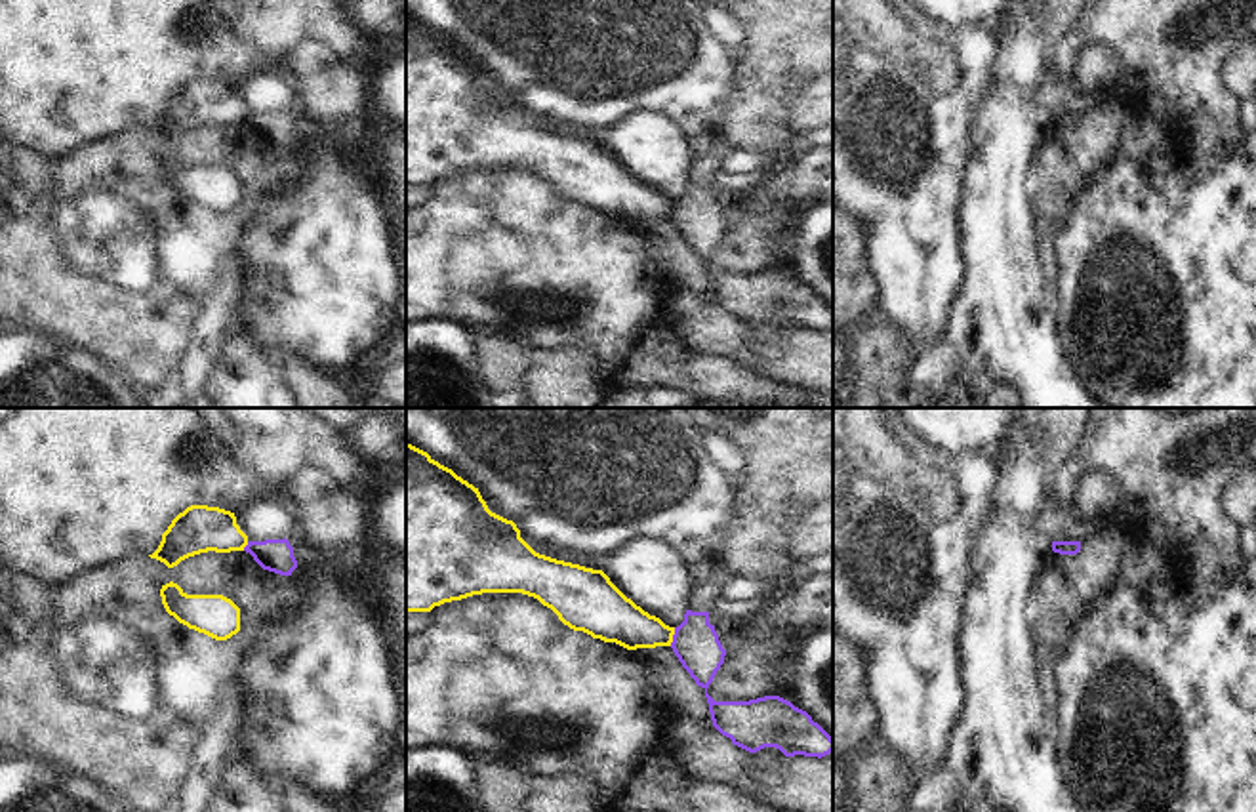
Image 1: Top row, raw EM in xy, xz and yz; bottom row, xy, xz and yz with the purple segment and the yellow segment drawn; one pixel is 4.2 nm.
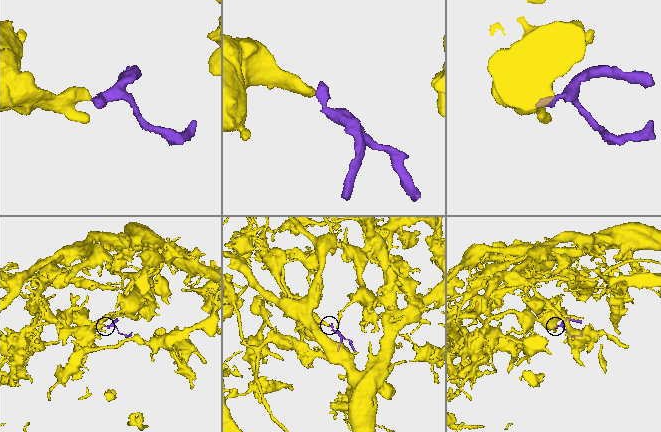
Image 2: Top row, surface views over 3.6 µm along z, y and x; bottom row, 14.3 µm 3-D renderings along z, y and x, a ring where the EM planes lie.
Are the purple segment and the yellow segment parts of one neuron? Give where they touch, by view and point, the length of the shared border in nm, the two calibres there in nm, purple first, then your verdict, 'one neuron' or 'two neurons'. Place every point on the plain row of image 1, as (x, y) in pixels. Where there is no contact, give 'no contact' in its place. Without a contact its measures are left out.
xz (673, 210) | 80 nm | 200/190 nm | two neurons

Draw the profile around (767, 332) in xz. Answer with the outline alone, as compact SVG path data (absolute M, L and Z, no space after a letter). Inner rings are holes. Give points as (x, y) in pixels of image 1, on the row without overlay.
M764 320L757 326L751 326L753 335L760 343L776 343L780 339L780 334L785 330L780 322L776 320Z

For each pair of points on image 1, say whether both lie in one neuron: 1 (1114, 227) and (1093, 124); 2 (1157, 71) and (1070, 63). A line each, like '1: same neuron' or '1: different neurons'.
1: different neurons
2: same neuron

